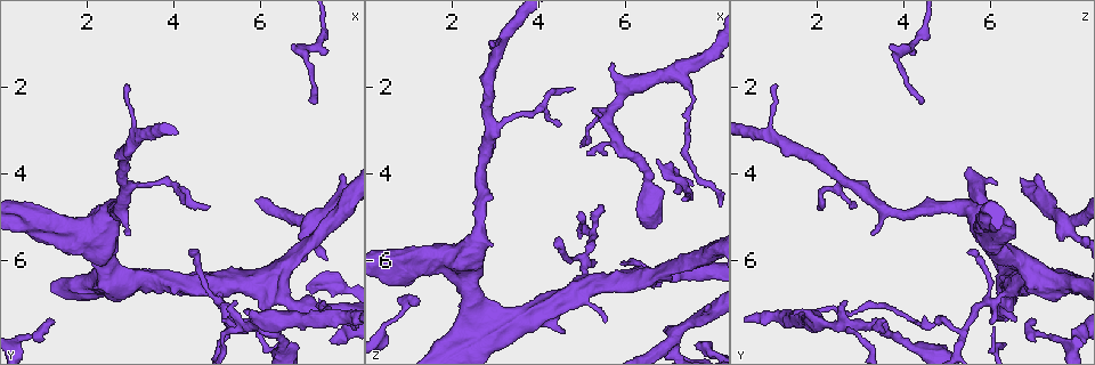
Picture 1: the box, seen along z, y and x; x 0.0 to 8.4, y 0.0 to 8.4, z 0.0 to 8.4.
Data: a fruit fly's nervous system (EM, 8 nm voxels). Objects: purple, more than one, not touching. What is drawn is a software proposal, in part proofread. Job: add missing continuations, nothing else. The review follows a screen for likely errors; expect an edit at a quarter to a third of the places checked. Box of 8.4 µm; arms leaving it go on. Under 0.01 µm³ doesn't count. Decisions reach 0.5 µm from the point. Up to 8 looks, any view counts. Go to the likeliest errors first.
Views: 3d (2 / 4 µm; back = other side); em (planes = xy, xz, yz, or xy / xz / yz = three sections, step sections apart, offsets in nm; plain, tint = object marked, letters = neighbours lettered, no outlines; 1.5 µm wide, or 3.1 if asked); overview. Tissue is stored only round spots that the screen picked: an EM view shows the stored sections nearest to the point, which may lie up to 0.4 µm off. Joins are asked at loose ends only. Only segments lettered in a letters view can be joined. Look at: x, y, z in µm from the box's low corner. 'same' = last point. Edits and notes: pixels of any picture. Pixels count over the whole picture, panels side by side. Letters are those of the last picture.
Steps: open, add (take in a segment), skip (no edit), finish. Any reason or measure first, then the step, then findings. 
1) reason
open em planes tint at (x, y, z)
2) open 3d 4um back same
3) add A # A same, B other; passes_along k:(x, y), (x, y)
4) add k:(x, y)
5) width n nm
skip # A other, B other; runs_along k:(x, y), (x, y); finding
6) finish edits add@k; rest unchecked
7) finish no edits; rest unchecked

branch stops here
open em planes plain at (5.50, 6.15, 7.45)

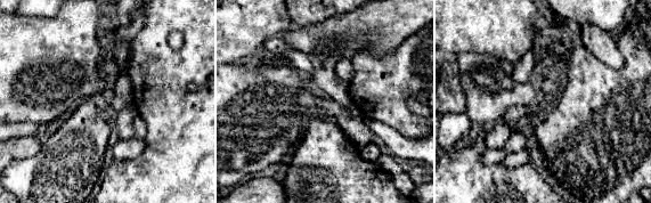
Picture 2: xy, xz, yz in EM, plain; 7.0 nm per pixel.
what lies round it
open em planes letters same

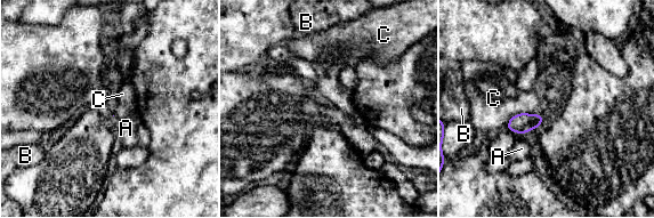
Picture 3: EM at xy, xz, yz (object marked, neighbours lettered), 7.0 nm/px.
skip # A other, B other, C other; border 3:(538, 113), (516, 113), (506, 126); no lettered segment goes on from it

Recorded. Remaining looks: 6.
tapers out
open em xy step 4 plain at (5.25, 7.50, 6.00)

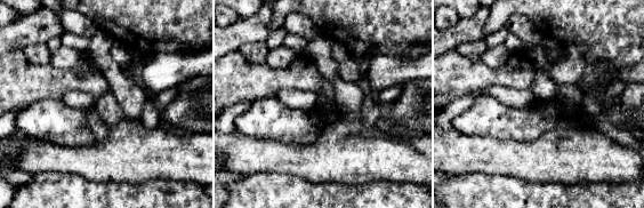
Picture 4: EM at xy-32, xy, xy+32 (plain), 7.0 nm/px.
see the neighbours
open em xy step 4 letters same

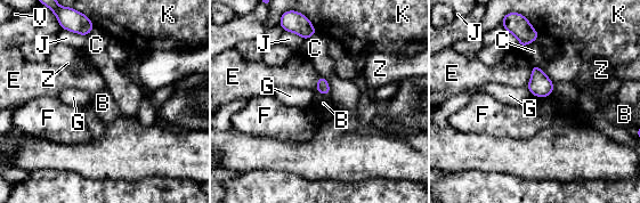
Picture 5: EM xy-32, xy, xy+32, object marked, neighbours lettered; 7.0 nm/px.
skip # B other, C other, E other, F other, G other, J other, K other, V other, Z other; none of them fits

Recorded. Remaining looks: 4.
thin end
open em planes letters at (1.25, 7.40, 7.10)

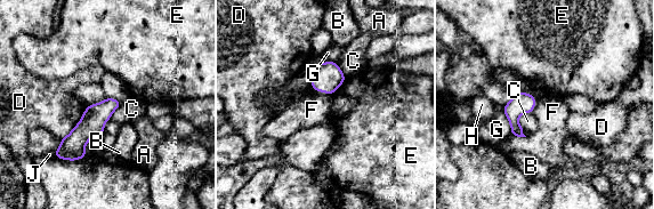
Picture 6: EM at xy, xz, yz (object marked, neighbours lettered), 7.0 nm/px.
longest_contact D 280 nm
skip # A other, B other, C other, D other, E other, F other, G other, H other, J other; no lettered segment goes on from it

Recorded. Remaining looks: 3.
branch stops here
open em xy step 4 tint at (5.70, 7.25, 1.45)

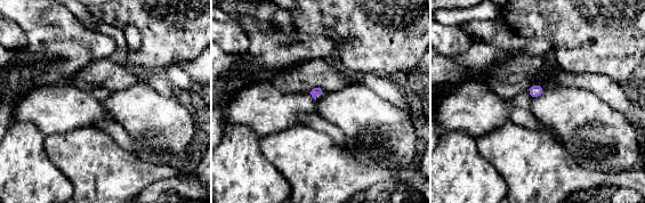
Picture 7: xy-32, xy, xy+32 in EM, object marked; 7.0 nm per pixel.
another direction
open em planes letters same

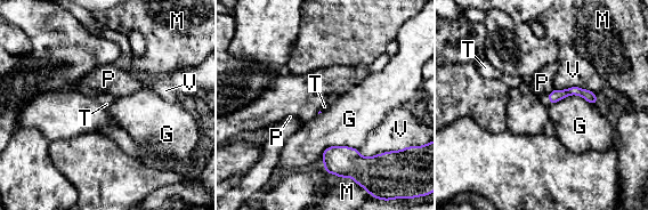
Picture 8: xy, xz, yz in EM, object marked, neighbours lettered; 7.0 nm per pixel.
longest_contact G 320 nm
add T # G other, M other, P other, T same, V other; the neuron continues

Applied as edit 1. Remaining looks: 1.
finish edits add@8; rest unchecked

